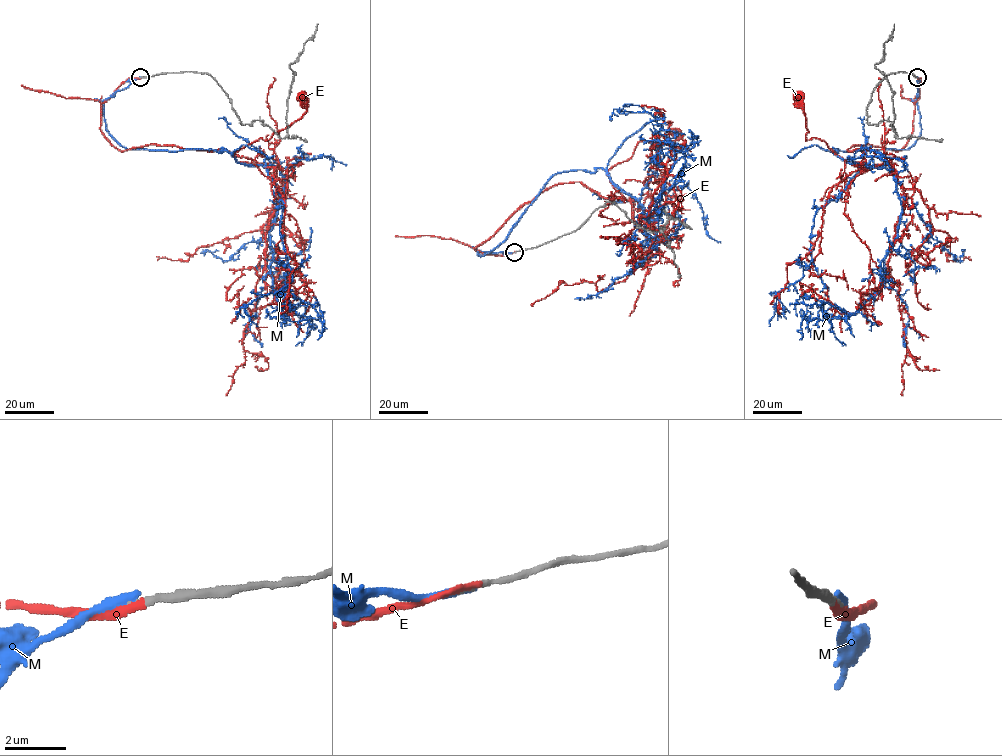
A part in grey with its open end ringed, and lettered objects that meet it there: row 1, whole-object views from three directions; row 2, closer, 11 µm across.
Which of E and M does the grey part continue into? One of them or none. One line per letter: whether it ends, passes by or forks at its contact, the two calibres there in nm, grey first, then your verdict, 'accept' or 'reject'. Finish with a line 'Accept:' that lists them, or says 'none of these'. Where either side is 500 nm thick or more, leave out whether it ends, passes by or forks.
E: it ends there; 160 nm thick on the grey side, 260 nm on the other; accept
M: it ends there; 130 nm thick on the grey side, 240 nm on the other; reject
Accept: E

